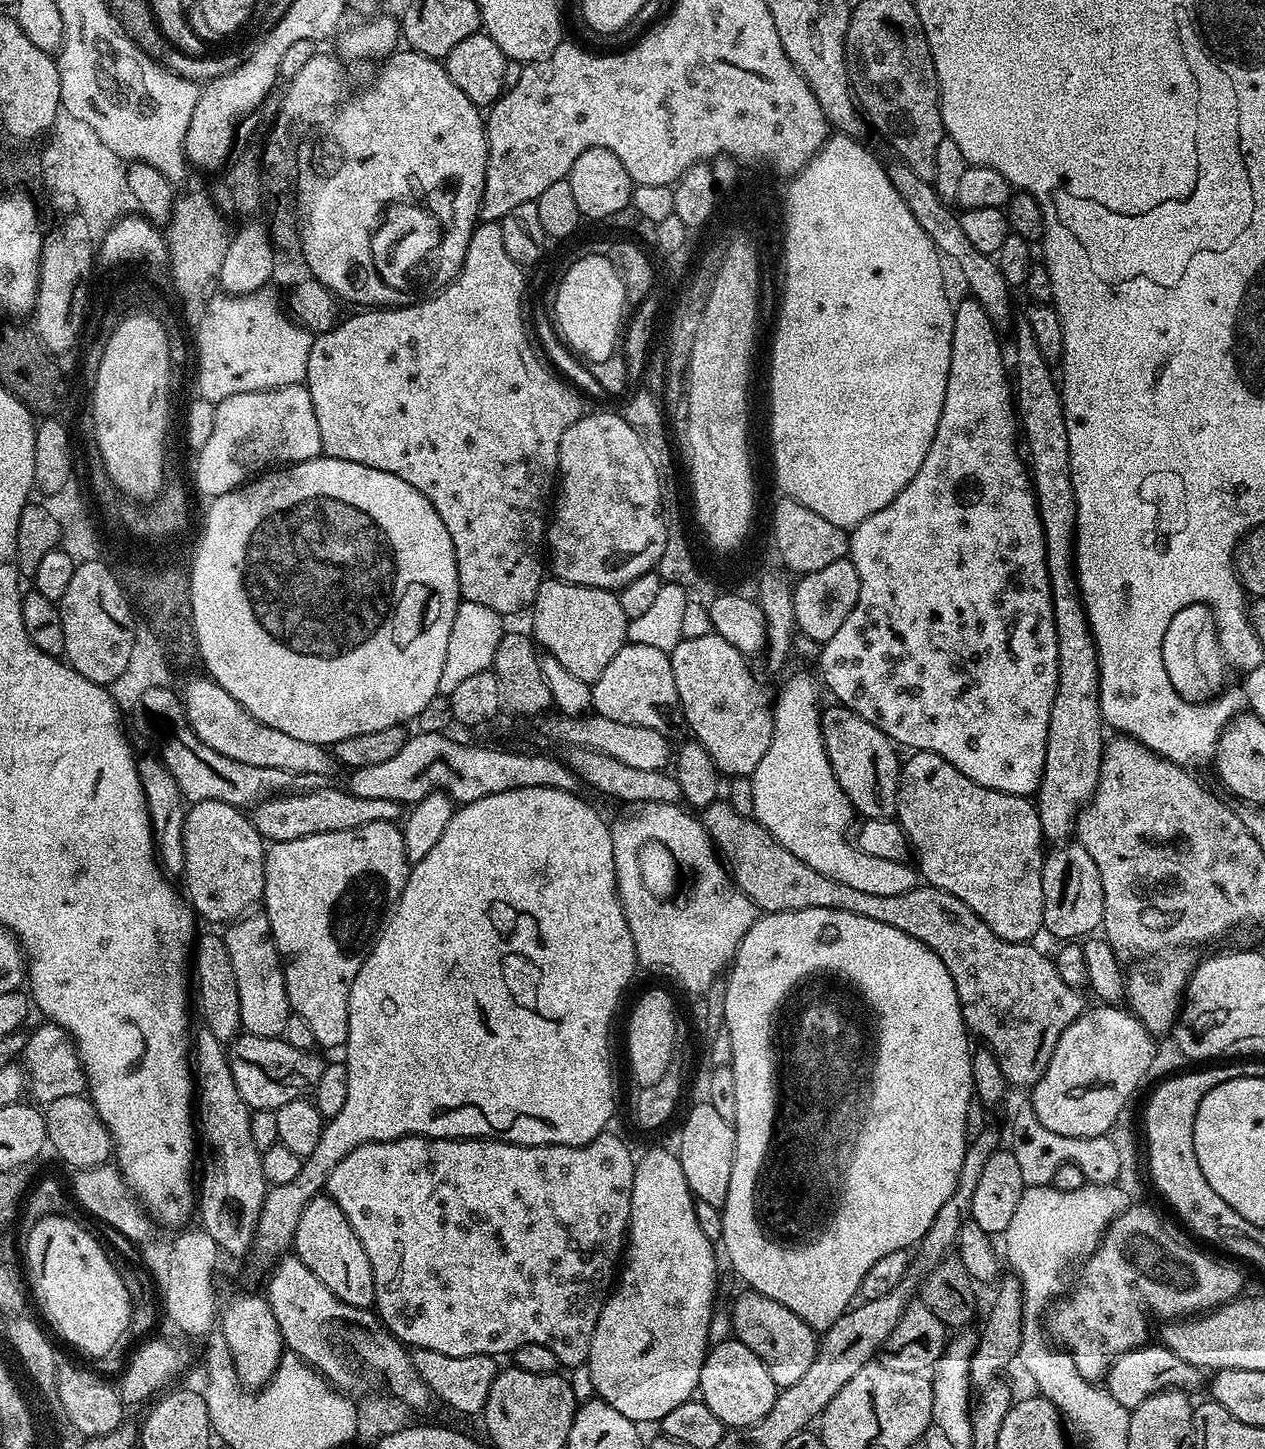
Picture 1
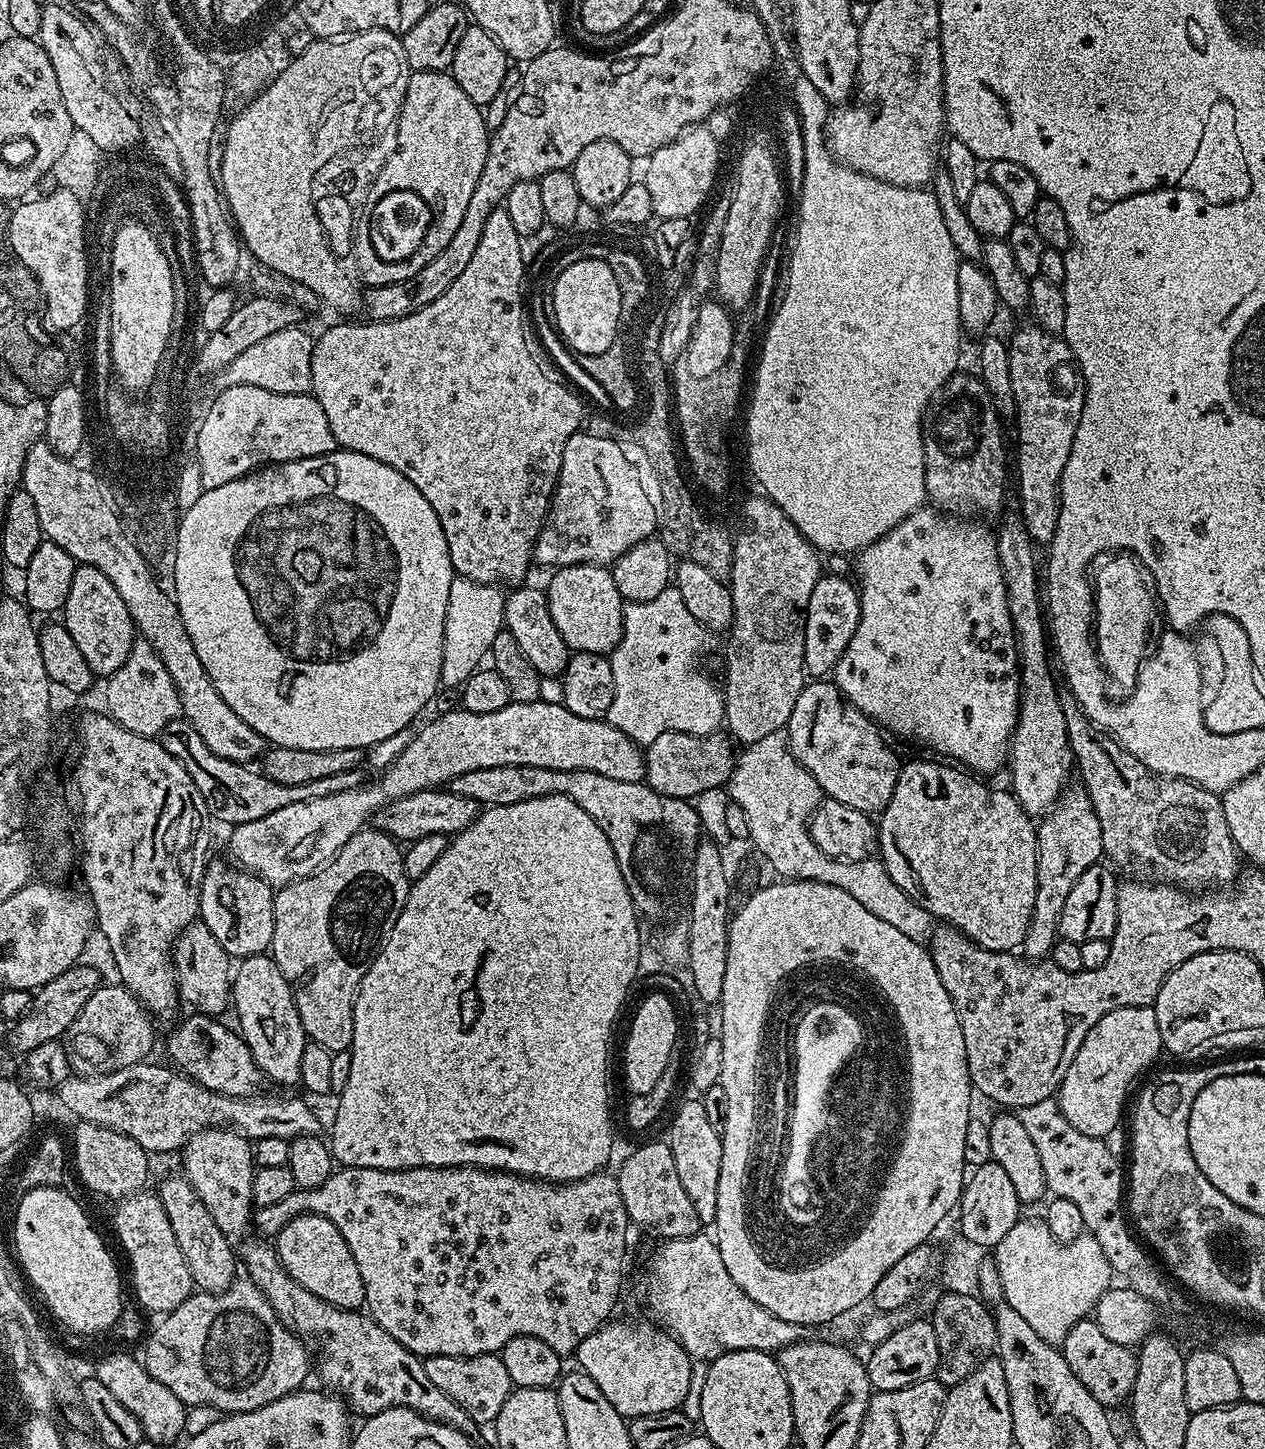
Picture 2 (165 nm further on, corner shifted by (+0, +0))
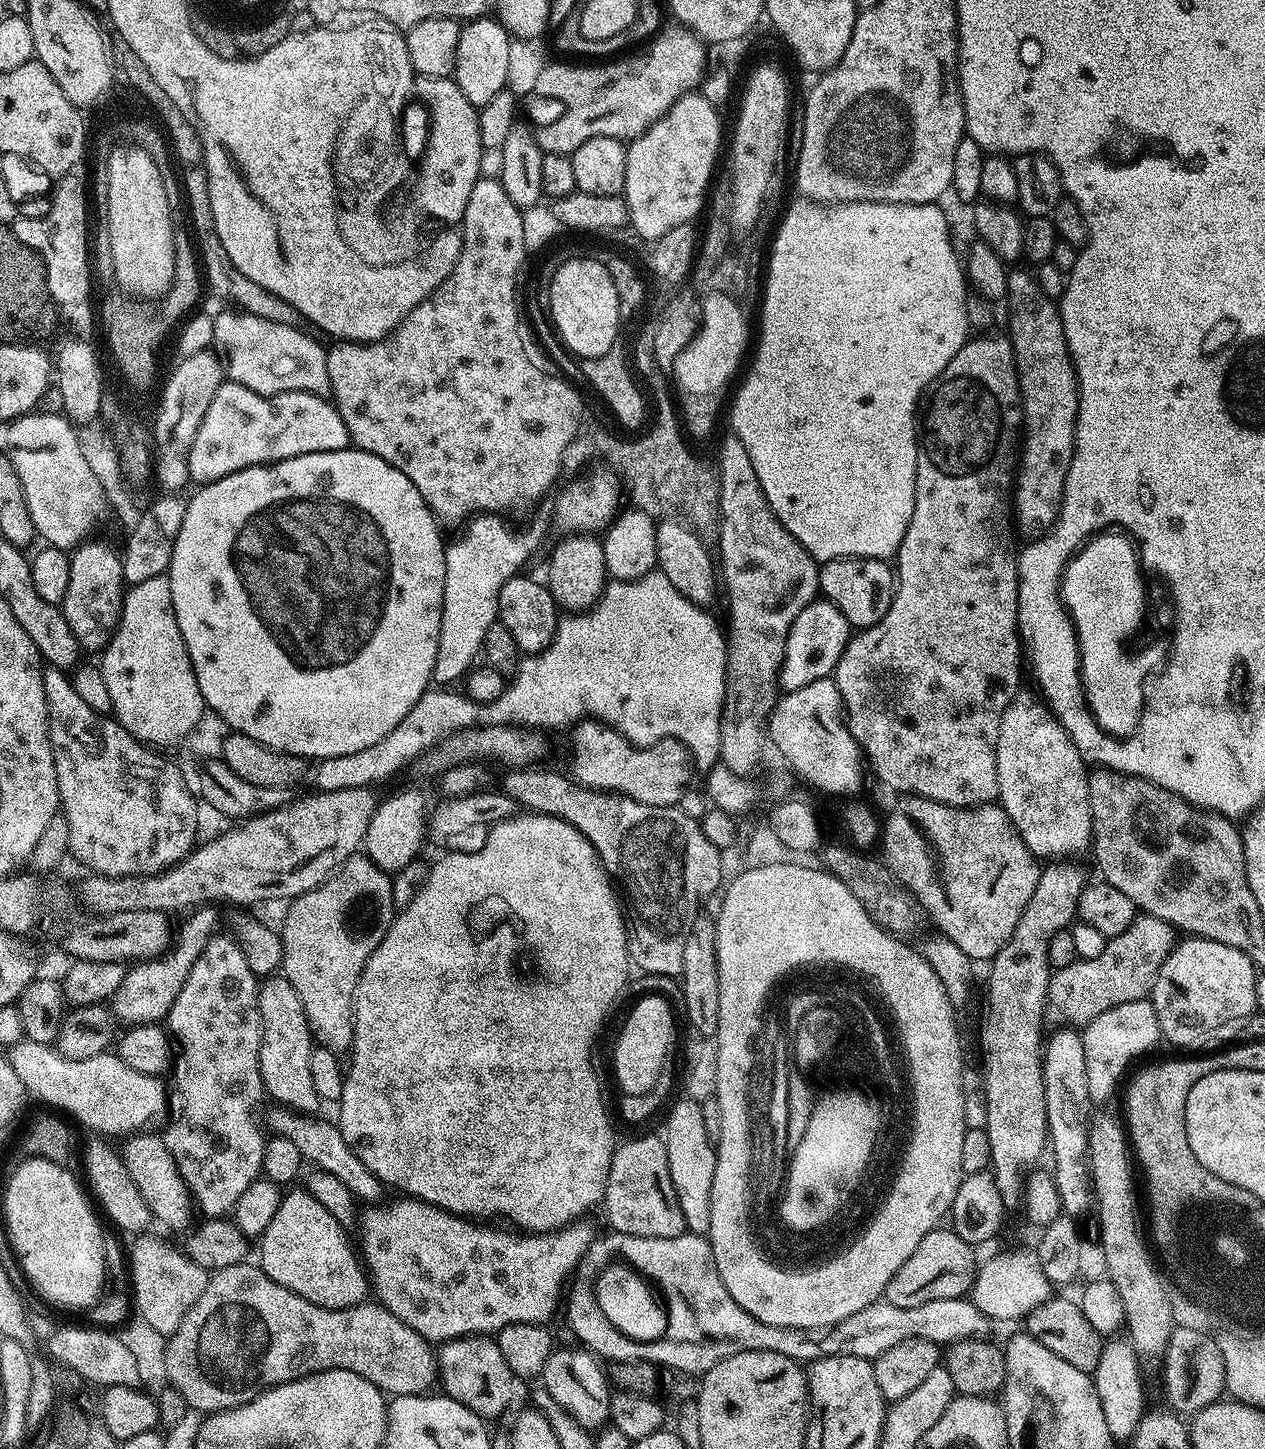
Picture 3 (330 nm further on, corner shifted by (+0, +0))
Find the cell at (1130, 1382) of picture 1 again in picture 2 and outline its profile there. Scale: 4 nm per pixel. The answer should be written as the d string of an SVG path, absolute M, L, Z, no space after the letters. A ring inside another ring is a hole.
M1085 1318L1074 1322L1064 1338L1062 1345L1064 1361L1070 1370L1074 1370L1074 1378L1098 1398L1105 1409L1112 1410L1115 1404L1129 1399L1136 1377L1136 1352L1126 1346L1118 1346L1118 1342L1110 1342L1102 1330L1098 1330L1095 1319Z

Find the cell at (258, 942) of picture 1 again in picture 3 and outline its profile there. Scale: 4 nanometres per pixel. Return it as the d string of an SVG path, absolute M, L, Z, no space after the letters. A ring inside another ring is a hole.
M283 974L265 979L260 985L260 1017L262 1018L262 1046L260 1047L260 1073L265 1093L296 1114L312 1114L322 1104L310 1074L310 1054L314 1047L312 1031L302 1010L298 990L290 986Z

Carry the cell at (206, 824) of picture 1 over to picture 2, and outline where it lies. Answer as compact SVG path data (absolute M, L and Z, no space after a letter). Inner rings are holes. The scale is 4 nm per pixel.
M227 859L224 860L216 860L213 864L211 861L205 867L204 876L200 879L199 919L203 920L206 926L210 926L210 934L214 934L214 938L218 938L222 950L226 950L226 954L230 958L263 956L271 949L274 938L273 885L259 880L250 872L245 872L235 863L229 862Z

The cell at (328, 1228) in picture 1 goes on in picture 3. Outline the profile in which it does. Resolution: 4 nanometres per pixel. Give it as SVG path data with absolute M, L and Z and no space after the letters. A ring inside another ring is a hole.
M288 1190L281 1195L278 1211L274 1214L274 1218L270 1218L270 1226L266 1226L264 1235L259 1237L259 1268L270 1278L274 1278L278 1286L294 1290L294 1294L306 1298L306 1302L314 1302L314 1306L319 1308L342 1310L365 1303L370 1296L370 1280L357 1249L355 1252L351 1242L348 1241L349 1233L336 1221L334 1214L330 1214L330 1210L326 1210L326 1206L318 1202L318 1198L314 1198L306 1190L292 1191L296 1190Z

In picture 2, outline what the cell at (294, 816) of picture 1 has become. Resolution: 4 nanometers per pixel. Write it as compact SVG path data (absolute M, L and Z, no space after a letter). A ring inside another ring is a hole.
M427 788L418 790L418 794L406 794L401 800L395 800L386 807L379 808L374 817L374 824L379 831L397 842L421 840L430 834L442 834L451 838L457 832L470 827L481 811L482 805L474 802L474 798L462 798L450 790Z

